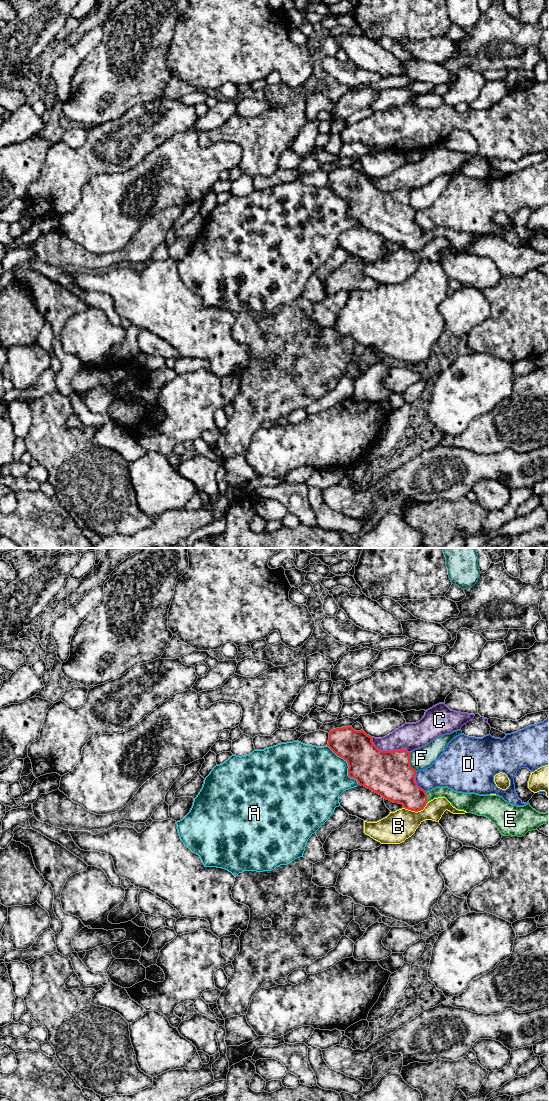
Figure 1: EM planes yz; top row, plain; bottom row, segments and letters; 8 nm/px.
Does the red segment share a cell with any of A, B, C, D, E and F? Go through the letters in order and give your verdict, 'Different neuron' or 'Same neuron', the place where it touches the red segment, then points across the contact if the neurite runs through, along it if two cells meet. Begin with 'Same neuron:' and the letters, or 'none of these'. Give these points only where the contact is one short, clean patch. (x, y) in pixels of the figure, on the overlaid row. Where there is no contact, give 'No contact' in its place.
Same neuron: E
A: Different neuron. Touches red at yz (348, 765)
B: Different neuron. Touches red at yz (416, 811). Boundary: yz (427, 803), (422, 809), (417, 811), (404, 808)
C: Different neuron. Touches red at yz (389, 751)
D: Different neuron. Touches red at yz (415, 782). Boundary: yz (415, 771), (415, 782), (426, 791)
E: Same neuron. Touches red at yz (426, 797). Path across: yz (398, 785), (412, 797), (426, 797), (448, 793), (457, 799)
F: Different neuron. Touches red at yz (409, 762). Boundary: yz (409, 752), (409, 764), (416, 770)

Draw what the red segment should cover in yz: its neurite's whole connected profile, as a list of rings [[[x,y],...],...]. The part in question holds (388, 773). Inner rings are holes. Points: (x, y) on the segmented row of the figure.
[[[351,726],[336,728],[329,732],[327,746],[348,763],[348,776],[357,780],[358,784],[381,795],[393,803],[402,804],[405,809],[421,811],[426,804],[438,797],[445,797],[453,807],[489,818],[504,836],[524,836],[528,831],[537,830],[549,822],[549,812],[540,813],[530,804],[516,806],[508,803],[498,795],[479,795],[462,793],[448,787],[436,787],[424,791],[415,782],[416,770],[410,766],[410,752],[407,750],[380,751],[372,742],[371,736],[363,730],[356,731]]]

